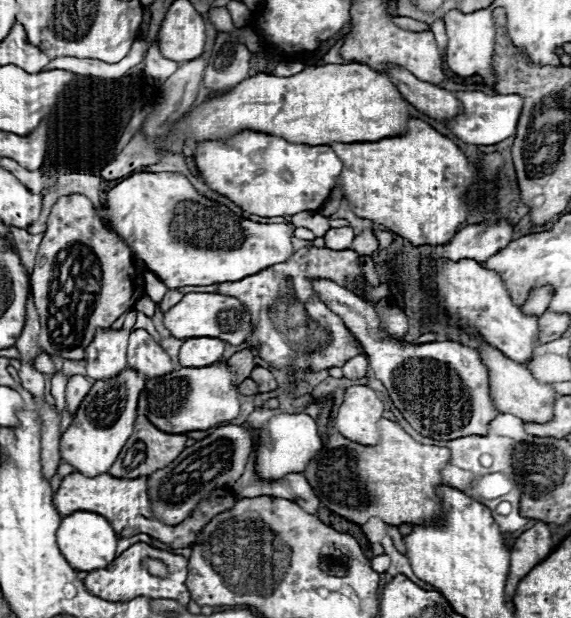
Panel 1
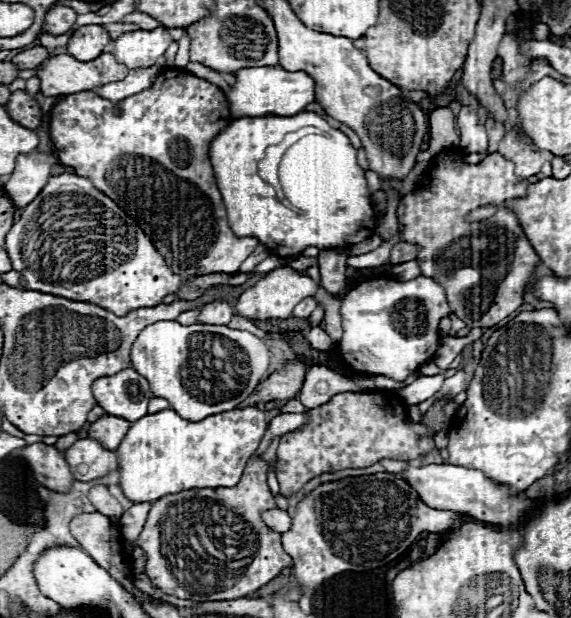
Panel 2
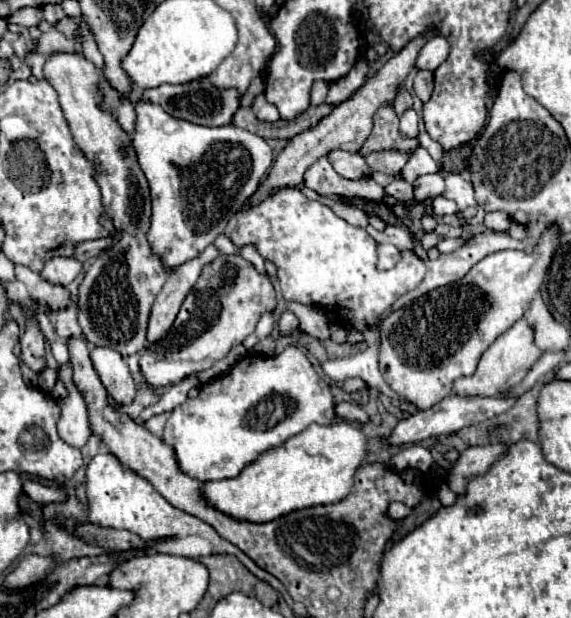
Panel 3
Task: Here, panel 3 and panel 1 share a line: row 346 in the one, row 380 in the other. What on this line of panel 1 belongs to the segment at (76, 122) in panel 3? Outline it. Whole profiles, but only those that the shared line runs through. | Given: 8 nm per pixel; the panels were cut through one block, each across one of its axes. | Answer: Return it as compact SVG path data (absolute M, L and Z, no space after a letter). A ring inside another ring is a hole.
M132 368L122 370L118 376L106 382L94 382L88 396L82 400L72 424L60 438L60 456L64 464L74 466L76 472L94 478L98 474L108 472L110 464L118 458L122 446L132 434L132 426L136 420L136 404L142 392L142 384L146 380Z

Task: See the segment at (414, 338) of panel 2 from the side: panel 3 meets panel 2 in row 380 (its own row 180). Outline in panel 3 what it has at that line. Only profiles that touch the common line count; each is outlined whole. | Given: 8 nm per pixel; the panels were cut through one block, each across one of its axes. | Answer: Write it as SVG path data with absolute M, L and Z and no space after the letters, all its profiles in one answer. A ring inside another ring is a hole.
M394 180L390 186L386 186L386 194L390 194L390 196L394 196L394 198L398 198L398 200L410 200L410 198L414 198L412 196L412 186L408 184L408 182L404 182L404 180Z

